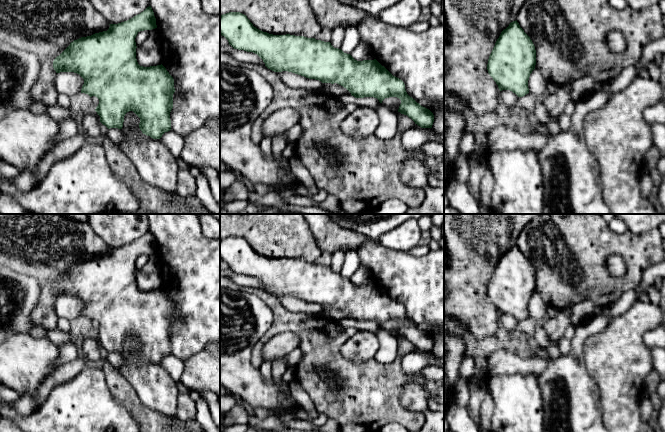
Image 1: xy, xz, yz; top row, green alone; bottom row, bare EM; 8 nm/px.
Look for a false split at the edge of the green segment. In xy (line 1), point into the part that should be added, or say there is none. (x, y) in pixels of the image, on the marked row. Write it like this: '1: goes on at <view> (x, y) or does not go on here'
1: does not go on here

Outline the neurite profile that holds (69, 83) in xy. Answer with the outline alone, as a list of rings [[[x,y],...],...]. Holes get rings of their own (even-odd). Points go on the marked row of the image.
[[[60,72],[57,73],[53,83],[58,93],[72,97],[81,93],[84,79],[74,72]]]

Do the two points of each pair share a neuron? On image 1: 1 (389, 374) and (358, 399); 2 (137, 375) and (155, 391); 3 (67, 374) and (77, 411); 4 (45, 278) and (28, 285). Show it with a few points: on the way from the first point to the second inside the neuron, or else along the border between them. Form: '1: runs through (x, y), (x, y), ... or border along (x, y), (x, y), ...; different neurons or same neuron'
1: runs through (381, 382), (366, 396); same neuron
2: runs through (141, 377), (151, 387); same neuron
3: border along (86, 366), (69, 380), (57, 384), (49, 393); different neurons
4: border along (15, 272), (37, 280), (37, 304); different neurons

